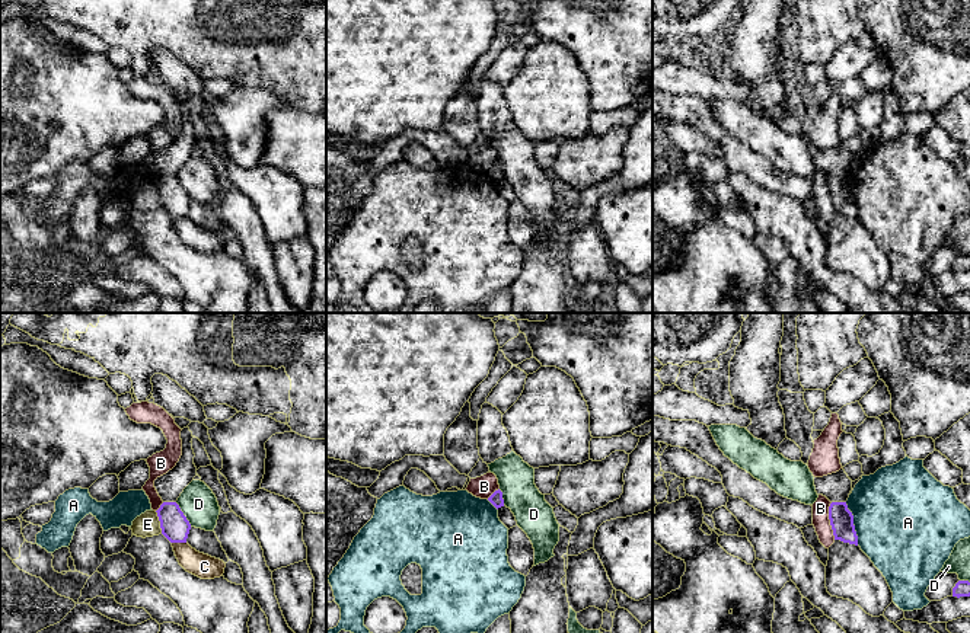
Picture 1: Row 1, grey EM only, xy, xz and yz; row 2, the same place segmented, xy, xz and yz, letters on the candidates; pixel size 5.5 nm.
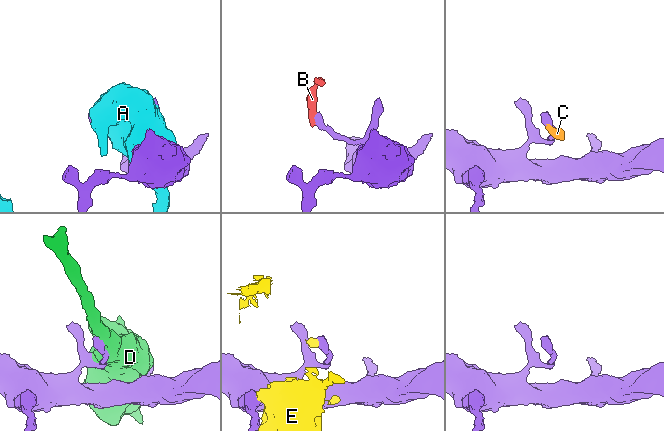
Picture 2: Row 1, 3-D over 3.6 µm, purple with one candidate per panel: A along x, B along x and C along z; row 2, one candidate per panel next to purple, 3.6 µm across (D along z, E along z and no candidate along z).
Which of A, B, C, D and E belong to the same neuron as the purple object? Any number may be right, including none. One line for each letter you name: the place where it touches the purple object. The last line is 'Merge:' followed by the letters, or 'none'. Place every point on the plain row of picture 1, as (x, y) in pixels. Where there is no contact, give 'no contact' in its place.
Merge: none

